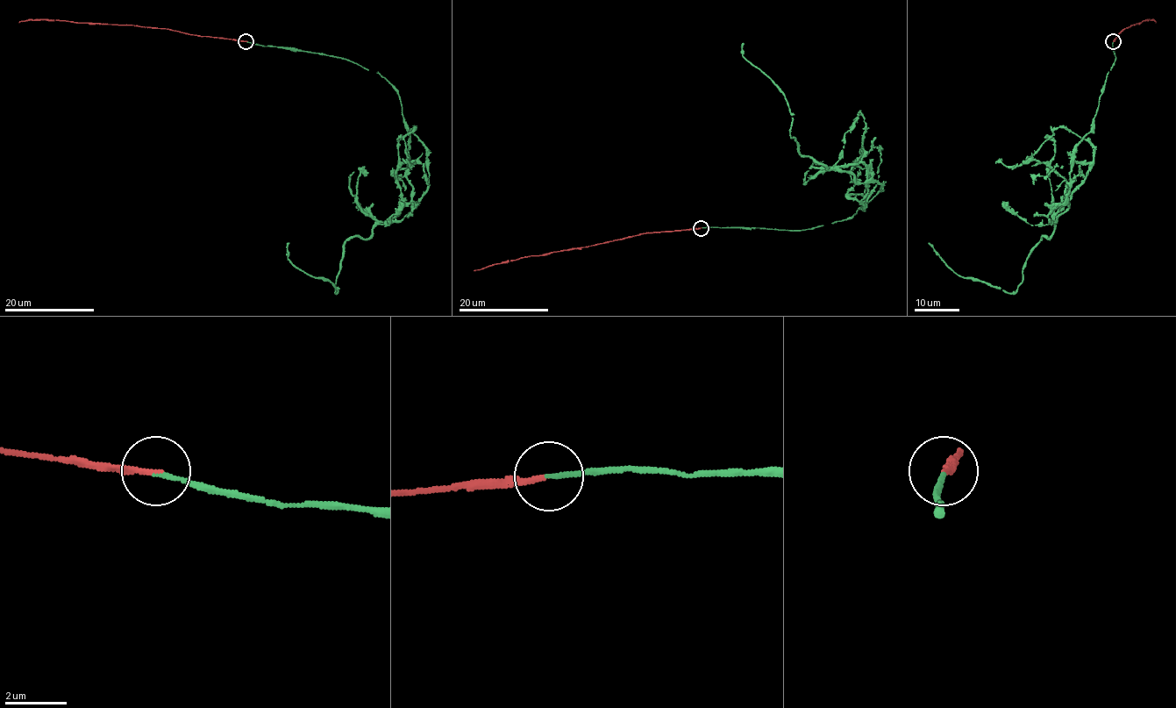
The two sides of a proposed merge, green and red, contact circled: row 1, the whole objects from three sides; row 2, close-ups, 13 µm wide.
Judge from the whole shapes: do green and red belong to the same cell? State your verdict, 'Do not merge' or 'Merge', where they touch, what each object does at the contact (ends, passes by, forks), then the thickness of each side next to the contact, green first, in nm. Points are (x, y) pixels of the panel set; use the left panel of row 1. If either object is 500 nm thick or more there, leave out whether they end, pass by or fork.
Merge. Place: (245, 41). At the ring green ends. At the ring red ends. Thickness 130 nm (green) against 170 nm

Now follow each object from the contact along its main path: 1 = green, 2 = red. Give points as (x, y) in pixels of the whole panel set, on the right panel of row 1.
1: (1113, 41), (1094, 127), (1076, 146), (1067, 207), (1026, 261), (1015, 291), (958, 275), (929, 243)
2: (1113, 41), (1124, 28), (1146, 20), (1156, 22)

